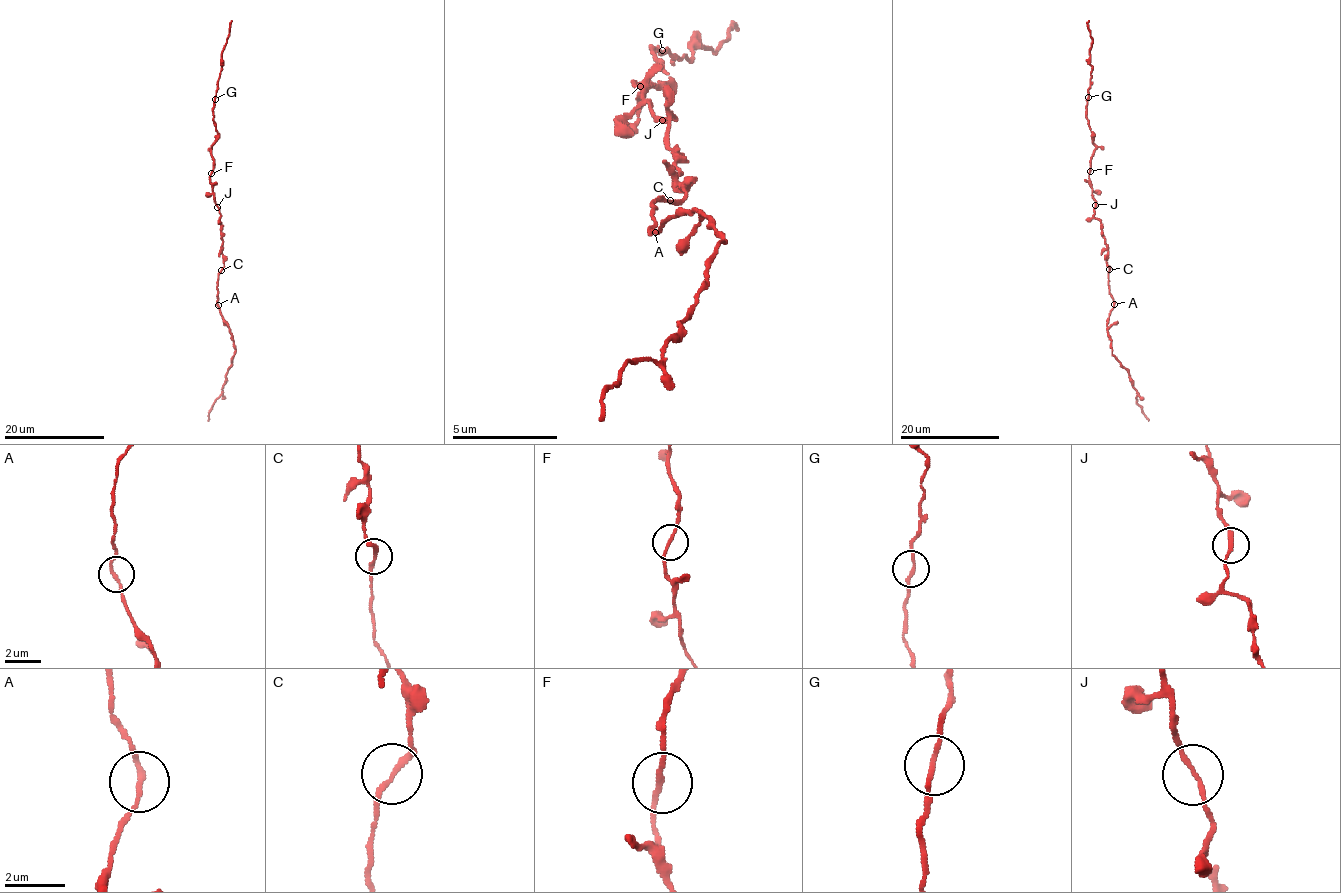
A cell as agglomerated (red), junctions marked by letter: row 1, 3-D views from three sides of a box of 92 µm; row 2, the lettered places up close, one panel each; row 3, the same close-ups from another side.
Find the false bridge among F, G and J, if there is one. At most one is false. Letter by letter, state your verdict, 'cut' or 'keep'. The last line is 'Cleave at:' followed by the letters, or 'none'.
F: keep
G: keep
J: keep
Cleave at: none

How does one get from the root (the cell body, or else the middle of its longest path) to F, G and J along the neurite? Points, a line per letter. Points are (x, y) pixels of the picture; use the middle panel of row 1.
F: (677, 157), (678, 151), (667, 140), (667, 123), (673, 116), (653, 117), (654, 105), (634, 81), (640, 86)
G: (677, 157), (673, 116), (653, 117), (634, 83), (651, 86), (642, 100), (669, 78), (650, 50), (662, 50)
J: (677, 157), (678, 151), (667, 140), (667, 123), (673, 116), (668, 114), (663, 119)

